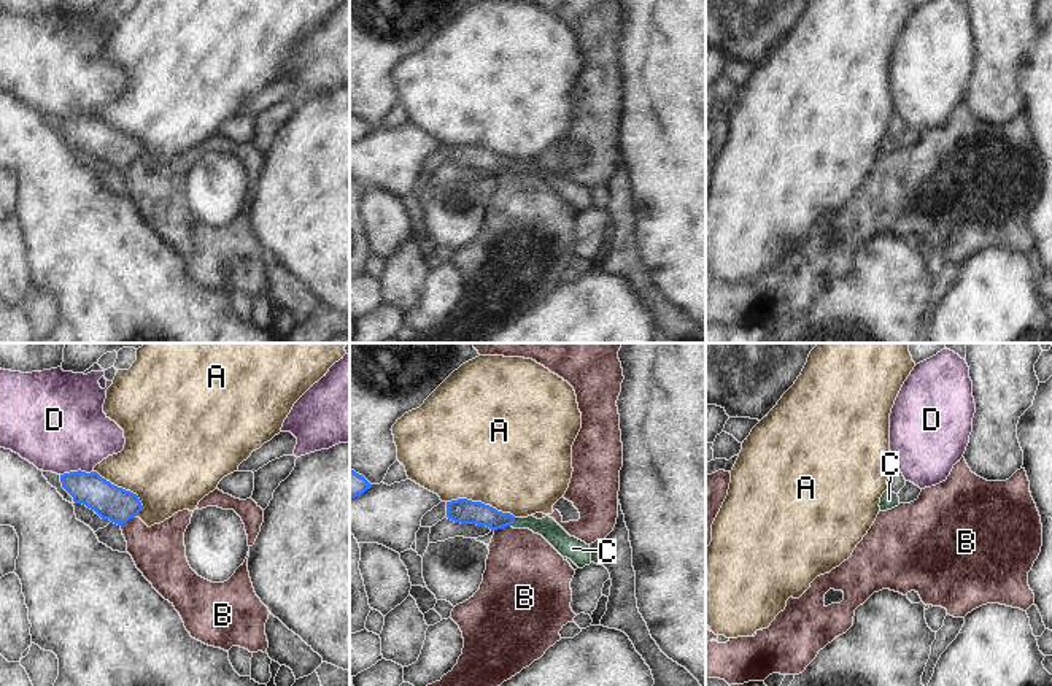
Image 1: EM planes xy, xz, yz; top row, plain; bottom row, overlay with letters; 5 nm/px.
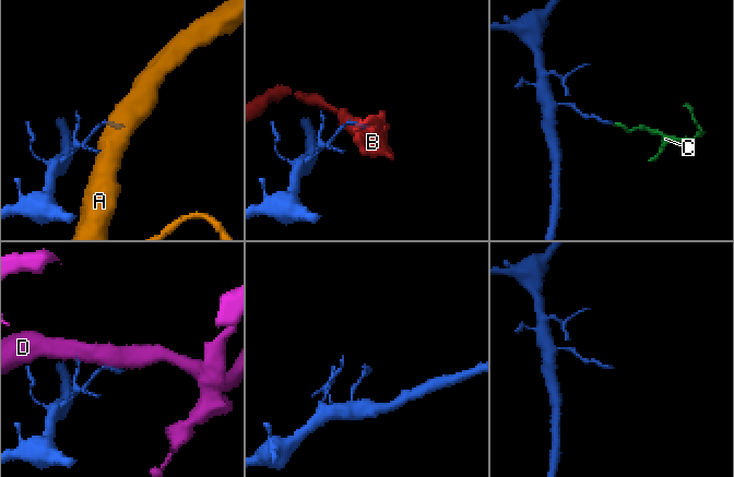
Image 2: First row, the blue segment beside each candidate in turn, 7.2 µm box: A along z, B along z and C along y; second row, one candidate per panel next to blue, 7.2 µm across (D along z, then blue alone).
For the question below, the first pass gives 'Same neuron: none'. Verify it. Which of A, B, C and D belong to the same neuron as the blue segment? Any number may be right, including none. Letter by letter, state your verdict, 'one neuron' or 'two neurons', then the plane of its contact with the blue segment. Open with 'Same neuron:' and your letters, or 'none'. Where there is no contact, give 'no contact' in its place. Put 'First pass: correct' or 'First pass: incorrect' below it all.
Same neuron: C
A: two neurons; meets blue in xz
B: two neurons; meets blue in xz
C: one neuron; meets blue in xz
D: two neurons; meets blue in xy
First pass: incorrect

